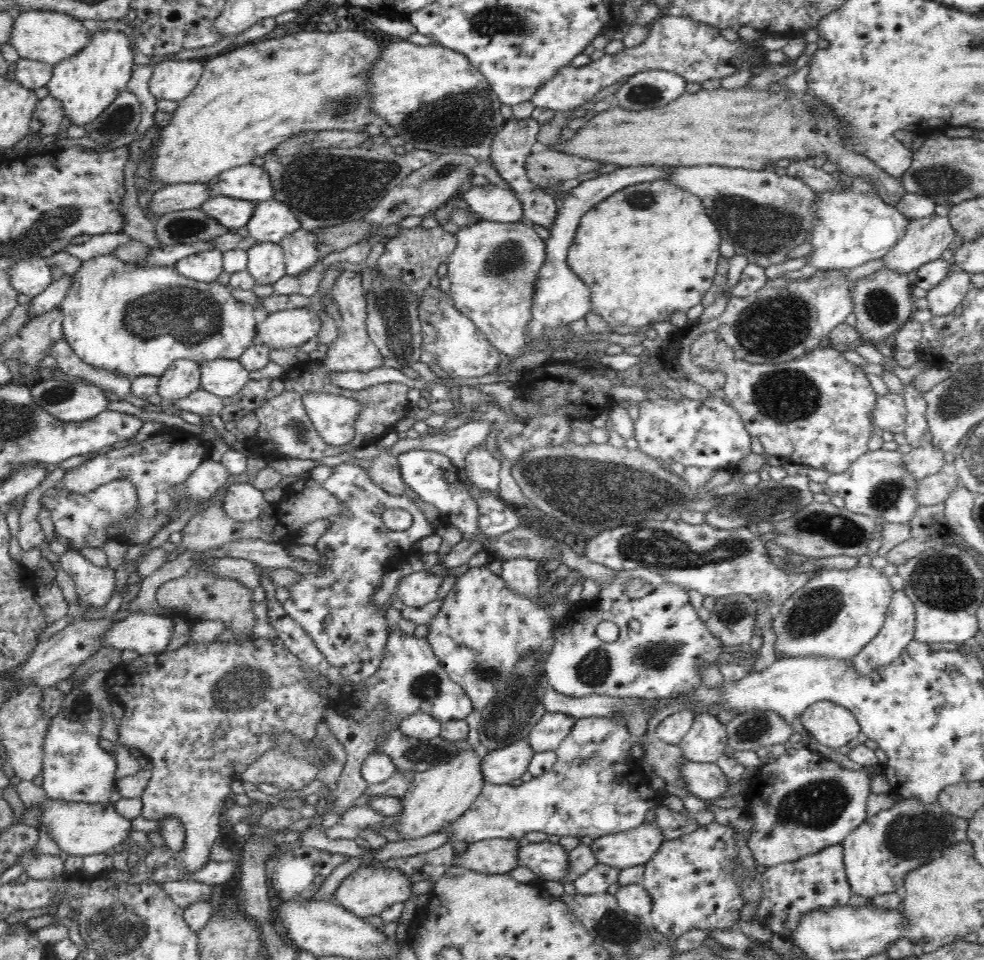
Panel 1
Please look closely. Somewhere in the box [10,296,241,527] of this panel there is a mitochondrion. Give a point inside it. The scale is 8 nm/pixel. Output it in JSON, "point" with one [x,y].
{"point":[60,393]}

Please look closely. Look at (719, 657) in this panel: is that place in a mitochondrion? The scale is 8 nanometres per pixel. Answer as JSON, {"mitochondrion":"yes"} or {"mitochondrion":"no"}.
{"mitochondrion":"no"}

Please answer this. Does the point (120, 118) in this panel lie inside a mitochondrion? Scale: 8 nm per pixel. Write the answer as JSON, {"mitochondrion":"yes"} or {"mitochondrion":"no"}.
{"mitochondrion":"yes"}

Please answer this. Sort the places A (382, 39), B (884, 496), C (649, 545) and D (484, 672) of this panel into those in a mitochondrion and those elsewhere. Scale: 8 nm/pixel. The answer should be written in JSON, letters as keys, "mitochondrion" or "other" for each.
{"A":"other","B":"mitochondrion","C":"mitochondrion","D":"mitochondrion"}

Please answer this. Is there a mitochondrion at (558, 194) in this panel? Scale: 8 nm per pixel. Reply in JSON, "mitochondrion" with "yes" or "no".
{"mitochondrion":"no"}

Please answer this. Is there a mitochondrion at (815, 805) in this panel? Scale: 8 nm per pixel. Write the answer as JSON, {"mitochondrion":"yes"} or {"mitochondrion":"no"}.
{"mitochondrion":"yes"}

